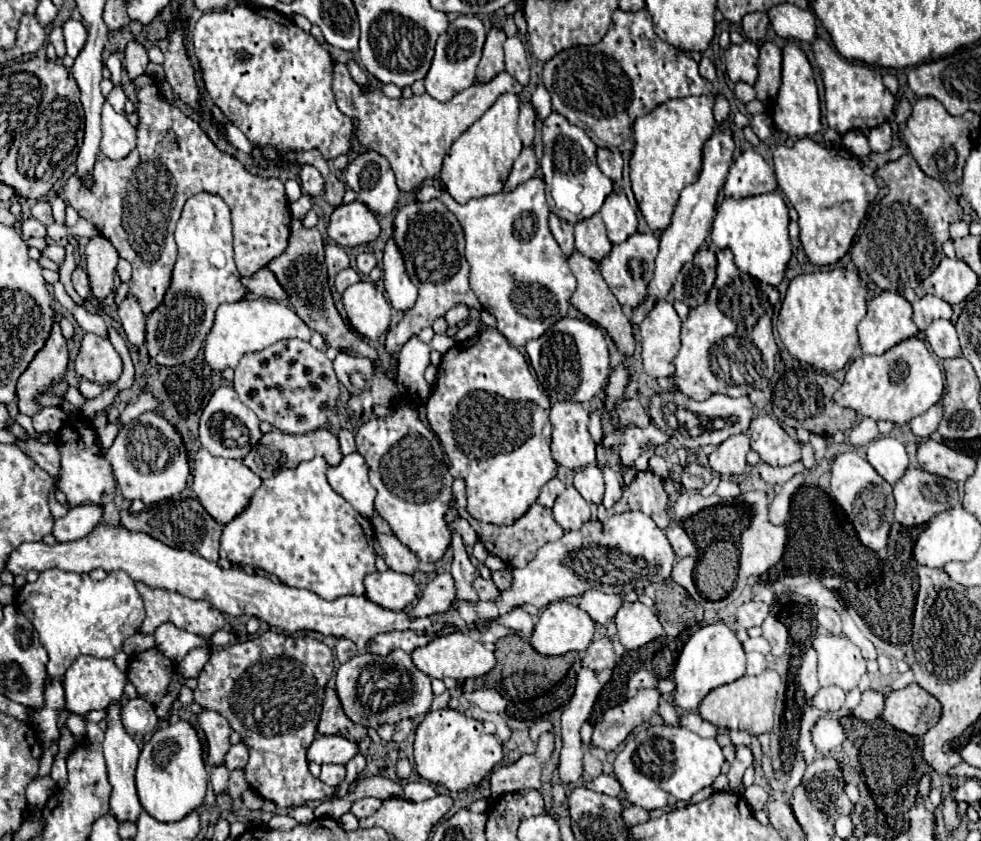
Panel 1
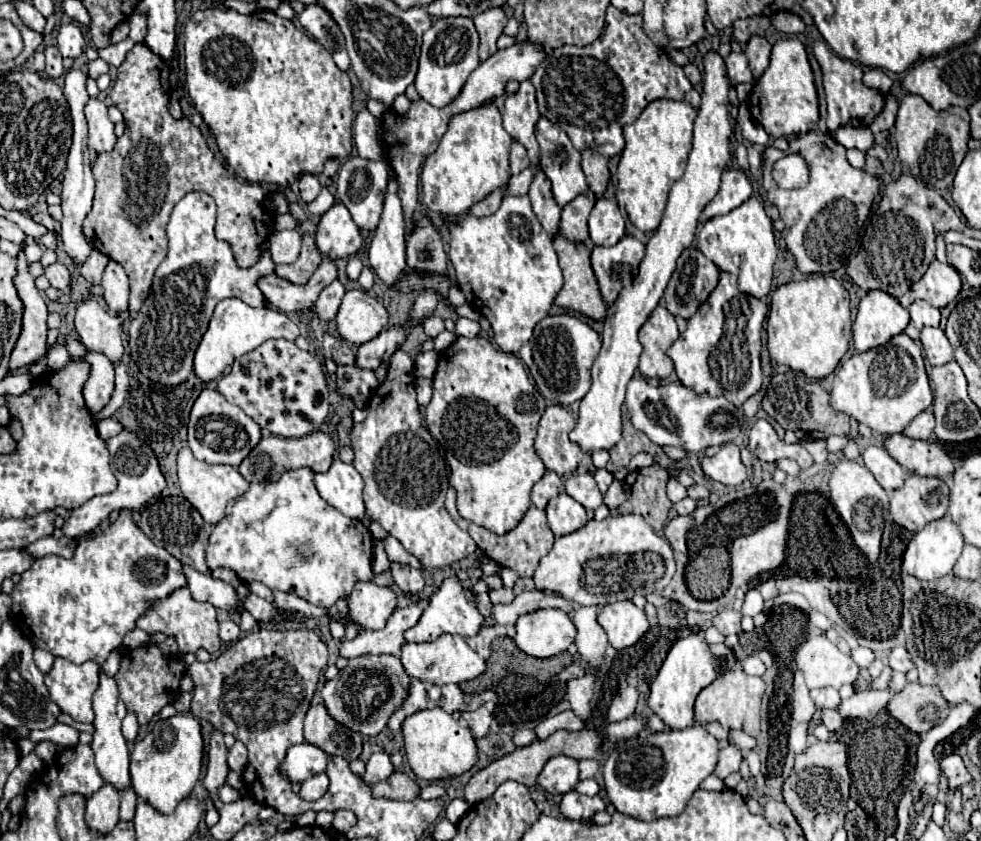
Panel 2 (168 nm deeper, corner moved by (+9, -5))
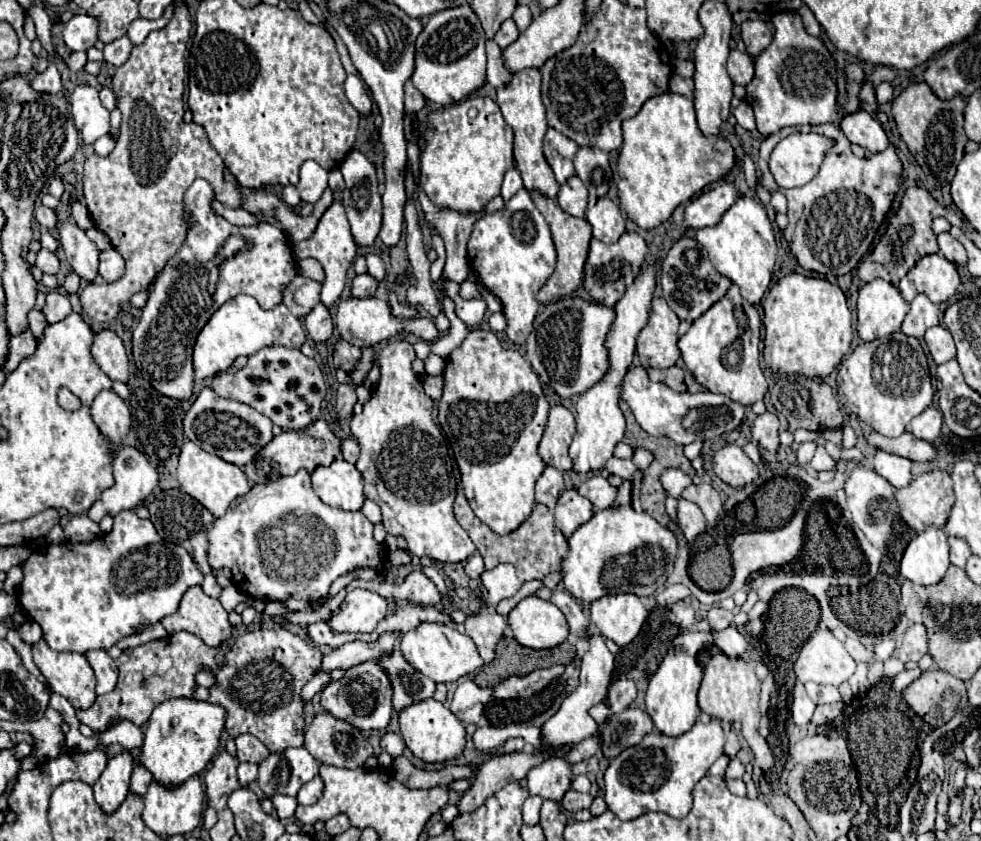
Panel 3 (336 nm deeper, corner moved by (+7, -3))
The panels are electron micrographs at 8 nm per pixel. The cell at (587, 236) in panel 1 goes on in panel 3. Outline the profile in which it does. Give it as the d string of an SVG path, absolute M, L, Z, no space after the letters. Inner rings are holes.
M574 175L568 179L566 185L560 187L558 199L556 203L562 207L562 211L566 211L572 217L584 217L586 213L586 205L588 205L588 189L584 187L584 183Z

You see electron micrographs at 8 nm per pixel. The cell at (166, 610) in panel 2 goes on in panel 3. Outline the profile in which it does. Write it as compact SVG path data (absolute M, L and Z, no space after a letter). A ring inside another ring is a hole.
M190 587L176 613L162 619L166 631L178 633L188 631L200 637L208 647L220 647L232 635L232 625L228 623L228 613L218 599L208 597L202 587Z

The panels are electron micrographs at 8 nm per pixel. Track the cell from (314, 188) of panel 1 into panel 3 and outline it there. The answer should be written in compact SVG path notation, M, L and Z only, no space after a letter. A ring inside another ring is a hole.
M306 161L300 167L300 183L296 185L302 201L304 203L316 203L326 187L328 187L326 169L322 169L316 161Z

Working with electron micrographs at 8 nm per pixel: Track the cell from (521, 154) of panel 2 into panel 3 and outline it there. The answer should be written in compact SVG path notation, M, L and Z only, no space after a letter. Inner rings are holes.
M516 165L512 169L506 171L506 177L504 177L504 183L502 183L502 197L504 201L508 201L518 189L522 189L522 177L520 177L520 171L516 169Z

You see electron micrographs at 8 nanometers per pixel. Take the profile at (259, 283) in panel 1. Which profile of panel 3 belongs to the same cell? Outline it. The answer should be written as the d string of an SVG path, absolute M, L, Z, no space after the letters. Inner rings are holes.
M296 275L292 279L292 283L288 283L288 287L284 287L282 303L290 309L292 315L302 319L320 301L320 287L322 287L322 283Z

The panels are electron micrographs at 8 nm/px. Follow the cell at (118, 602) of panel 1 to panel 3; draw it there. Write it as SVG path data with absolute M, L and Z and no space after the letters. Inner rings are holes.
M120 511L116 517L114 517L114 529L90 543L58 543L58 545L46 545L42 549L36 549L28 559L26 563L22 565L22 571L24 571L24 579L22 579L22 585L20 585L20 591L18 591L18 605L20 609L32 619L36 621L40 627L42 627L42 637L44 641L54 649L54 651L70 651L70 653L80 653L84 655L86 651L92 651L92 649L102 649L102 651L108 651L114 643L118 643L122 637L128 637L132 633L136 633L138 629L142 627L148 627L148 625L154 625L158 623L162 617L174 613L178 609L178 603L182 599L182 595L186 593L188 587L194 587L194 585L200 585L202 583L202 573L200 569L196 567L194 559L188 555L188 551L184 547L178 547L174 543L164 543L164 539L156 533L154 525L150 523L150 519L140 519L134 511Z

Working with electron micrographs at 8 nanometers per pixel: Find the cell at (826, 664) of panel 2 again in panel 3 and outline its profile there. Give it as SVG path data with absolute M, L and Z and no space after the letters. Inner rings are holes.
M816 629L802 645L798 659L794 661L796 679L802 683L814 681L820 685L834 685L848 681L856 671L854 659L844 645L830 633Z

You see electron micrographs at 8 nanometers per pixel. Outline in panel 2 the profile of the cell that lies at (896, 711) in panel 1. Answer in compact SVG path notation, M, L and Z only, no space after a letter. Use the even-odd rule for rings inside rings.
M908 683L900 693L890 699L888 711L910 731L924 735L948 717L950 705L942 697L938 687Z

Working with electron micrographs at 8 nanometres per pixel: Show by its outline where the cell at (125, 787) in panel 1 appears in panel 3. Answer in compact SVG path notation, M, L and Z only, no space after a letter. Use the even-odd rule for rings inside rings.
M88 651L86 659L98 679L96 693L104 695L108 691L114 691L114 687L118 683L118 669L116 669L114 661L108 657L108 653L106 651Z

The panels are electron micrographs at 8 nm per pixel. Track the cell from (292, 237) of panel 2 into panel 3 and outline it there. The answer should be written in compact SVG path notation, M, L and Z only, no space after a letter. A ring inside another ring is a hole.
M332 203L326 213L322 215L320 223L318 223L318 229L314 233L312 239L308 241L298 241L298 243L292 243L292 255L296 261L312 257L318 259L324 267L324 273L326 273L326 281L324 281L324 287L322 287L322 303L326 307L332 307L334 301L340 297L342 289L344 289L344 283L346 283L346 271L348 267L352 265L354 257L356 257L356 241L352 239L352 231L350 231L350 223L346 219L346 213L344 213L344 207L342 203Z

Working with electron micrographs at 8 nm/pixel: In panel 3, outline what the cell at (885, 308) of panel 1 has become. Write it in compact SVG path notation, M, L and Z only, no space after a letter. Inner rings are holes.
M874 279L860 289L858 297L858 335L862 341L874 341L900 331L900 325L910 311L900 291L884 281Z

